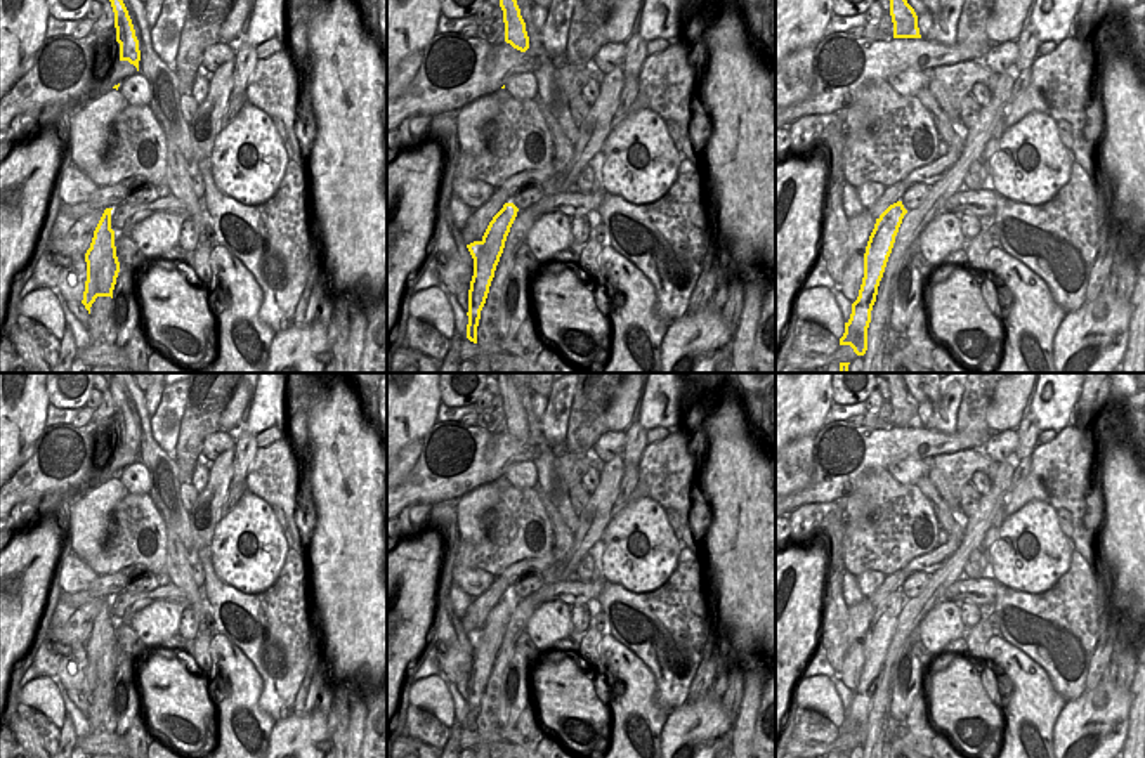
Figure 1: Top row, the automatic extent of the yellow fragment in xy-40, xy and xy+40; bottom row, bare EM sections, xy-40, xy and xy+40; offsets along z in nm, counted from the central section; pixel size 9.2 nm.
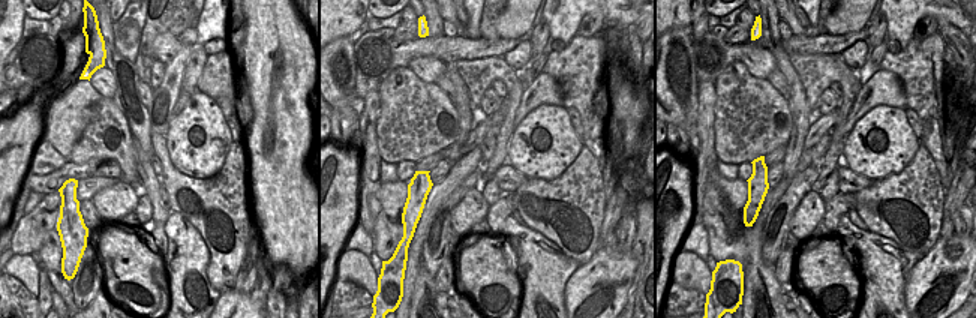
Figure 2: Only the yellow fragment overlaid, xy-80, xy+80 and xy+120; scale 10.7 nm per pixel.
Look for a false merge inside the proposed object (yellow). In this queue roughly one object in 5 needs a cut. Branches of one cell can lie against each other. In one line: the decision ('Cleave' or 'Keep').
Cleave.

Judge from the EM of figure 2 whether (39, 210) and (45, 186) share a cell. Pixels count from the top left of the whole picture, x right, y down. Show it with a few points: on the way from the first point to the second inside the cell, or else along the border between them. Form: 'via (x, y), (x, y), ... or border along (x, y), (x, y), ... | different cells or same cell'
border along (57, 189), (48, 194), (32, 192) | different cells

